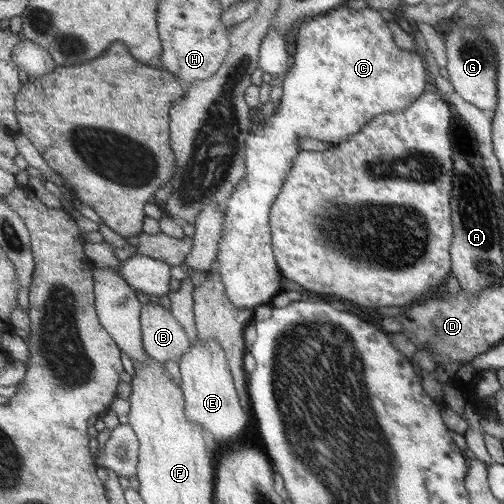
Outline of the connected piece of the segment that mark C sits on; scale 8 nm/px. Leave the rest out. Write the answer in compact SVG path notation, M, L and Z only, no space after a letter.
M344 6L333 12L325 13L324 16L316 16L309 20L302 21L297 28L298 36L296 38L296 52L294 54L295 63L293 67L283 77L282 88L283 95L280 100L280 104L276 106L275 113L269 120L265 120L264 126L254 126L254 136L249 137L247 152L246 152L246 165L247 176L235 187L235 192L228 199L228 206L224 211L224 231L222 231L222 239L220 239L220 250L218 251L217 258L220 262L218 273L223 277L223 282L227 288L227 296L231 298L232 304L236 308L250 308L256 309L256 306L268 305L271 300L284 291L282 286L283 273L279 267L278 261L275 259L273 236L271 234L271 208L278 198L280 191L283 188L283 184L287 180L288 172L291 171L292 162L298 154L299 146L298 140L300 138L316 139L330 145L340 144L342 141L350 138L360 132L360 128L364 128L367 123L370 123L372 119L378 115L384 113L393 113L396 111L404 111L408 107L412 106L412 103L416 102L416 99L420 98L420 95L424 92L424 86L426 86L426 66L422 62L422 58L418 54L414 54L414 50L400 50L394 40L392 40L392 34L390 34L390 28L386 26L386 22L382 20L382 16L378 14L378 11L368 8L364 8L363 11L356 11Z

